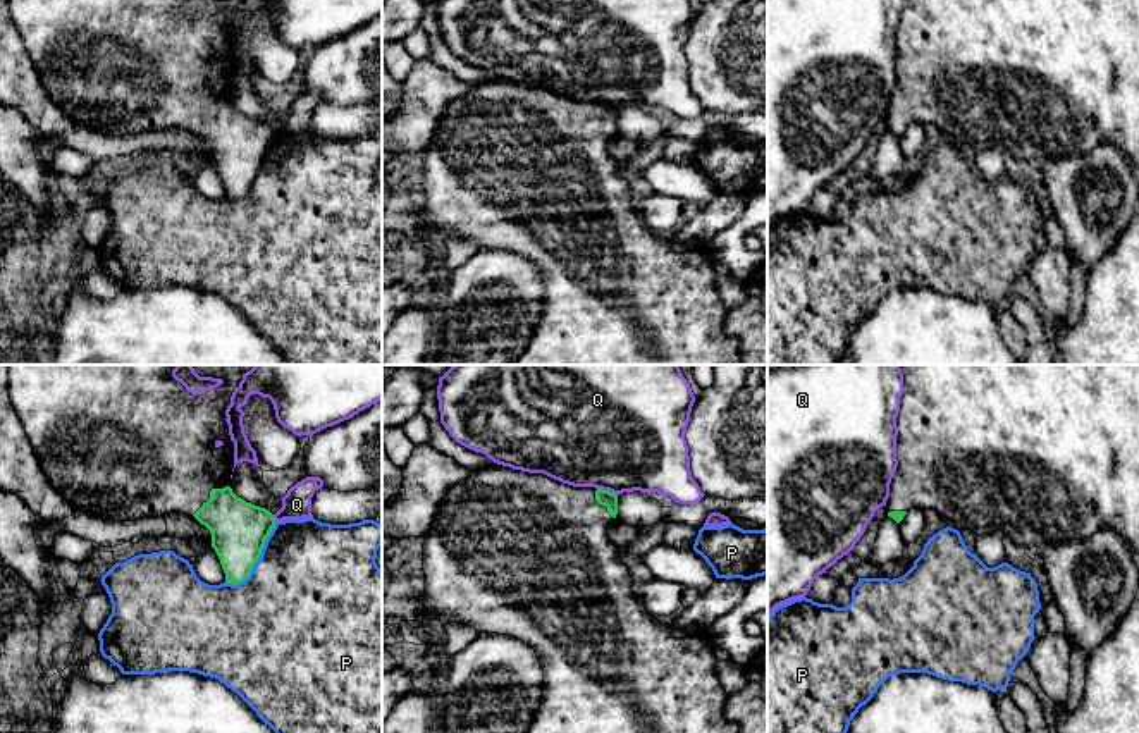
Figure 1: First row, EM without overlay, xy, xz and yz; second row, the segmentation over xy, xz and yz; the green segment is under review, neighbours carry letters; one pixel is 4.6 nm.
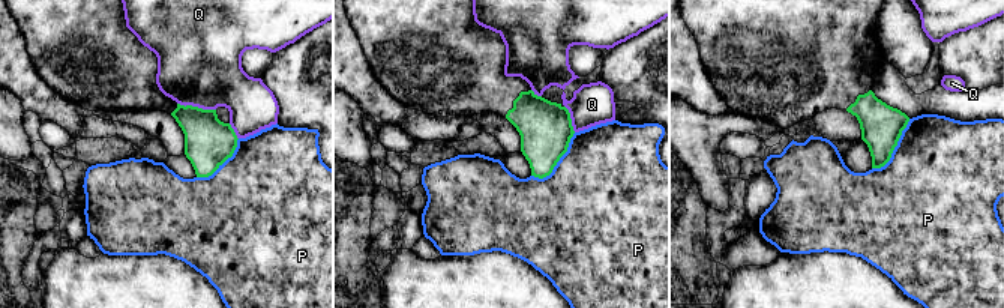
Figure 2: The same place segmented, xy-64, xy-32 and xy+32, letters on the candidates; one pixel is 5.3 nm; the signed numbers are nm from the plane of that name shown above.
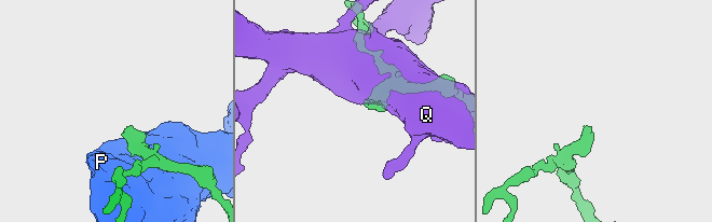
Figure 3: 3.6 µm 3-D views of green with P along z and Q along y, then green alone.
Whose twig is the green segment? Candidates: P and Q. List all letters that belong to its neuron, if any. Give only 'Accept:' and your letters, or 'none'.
Accept: none

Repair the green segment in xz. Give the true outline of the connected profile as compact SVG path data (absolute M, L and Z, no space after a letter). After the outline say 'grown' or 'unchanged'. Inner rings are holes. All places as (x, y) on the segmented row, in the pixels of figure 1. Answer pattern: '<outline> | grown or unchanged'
M496 465L473 470L465 480L453 485L425 533L423 571L425 571L425 609L427 619L468 625L477 633L509 635L528 644L544 671L544 688L539 709L533 714L526 733L740 733L740 726L724 716L728 693L716 673L716 645L707 635L695 637L680 633L671 625L661 625L650 616L645 606L635 597L628 568L621 552L609 540L607 528L618 514L618 496L595 487L573 487L544 473L528 473L509 466Z | grown

